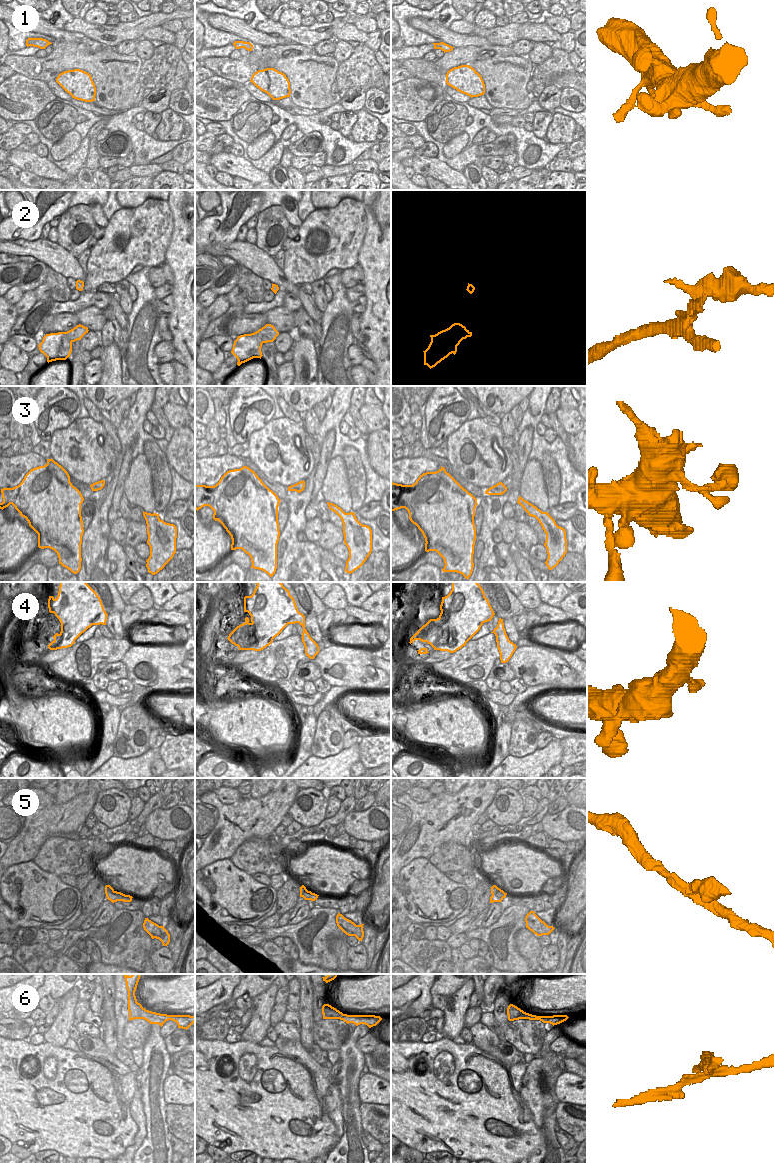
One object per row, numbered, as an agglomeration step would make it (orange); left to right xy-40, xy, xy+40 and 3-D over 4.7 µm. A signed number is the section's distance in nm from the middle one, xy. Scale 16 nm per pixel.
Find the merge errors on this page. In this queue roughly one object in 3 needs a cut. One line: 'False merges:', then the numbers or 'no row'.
False merges: 2, 6

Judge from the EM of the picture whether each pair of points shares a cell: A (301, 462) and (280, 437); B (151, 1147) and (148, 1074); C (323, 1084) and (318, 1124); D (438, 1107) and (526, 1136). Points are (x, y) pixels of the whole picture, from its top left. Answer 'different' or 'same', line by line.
A: same
B: same
C: different
D: same

